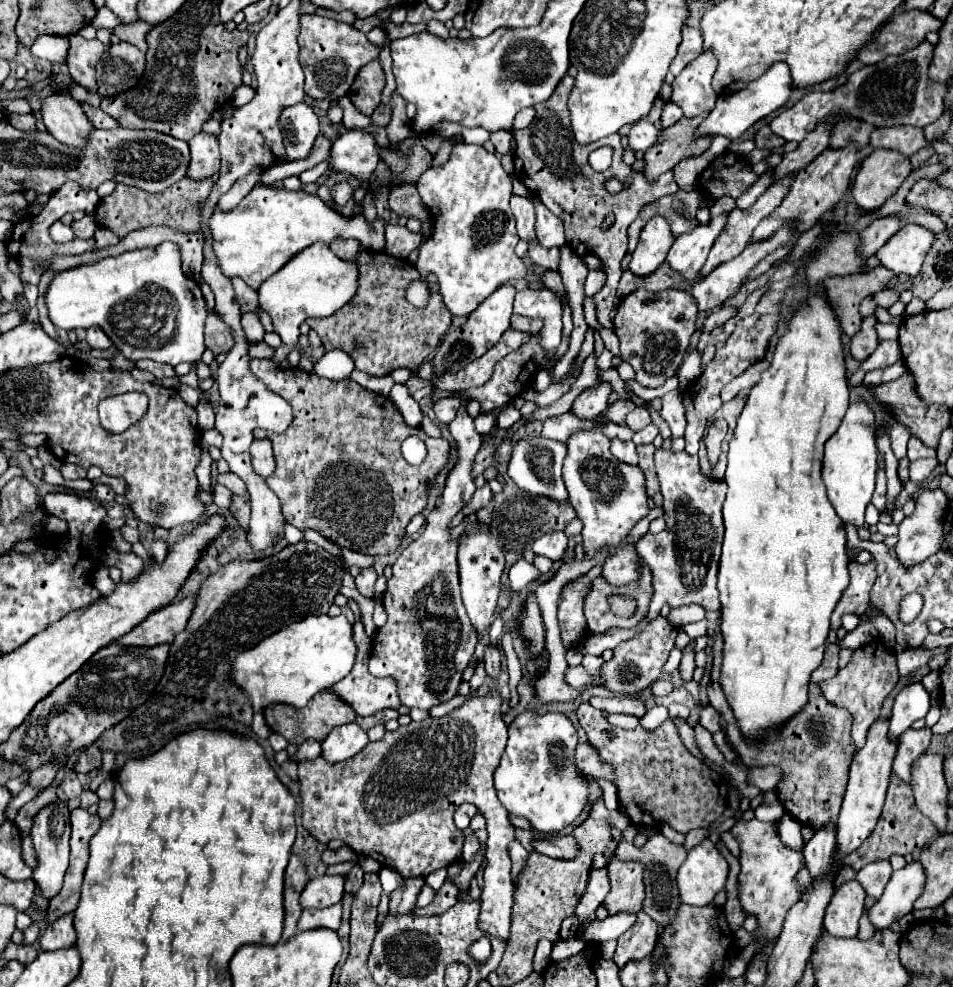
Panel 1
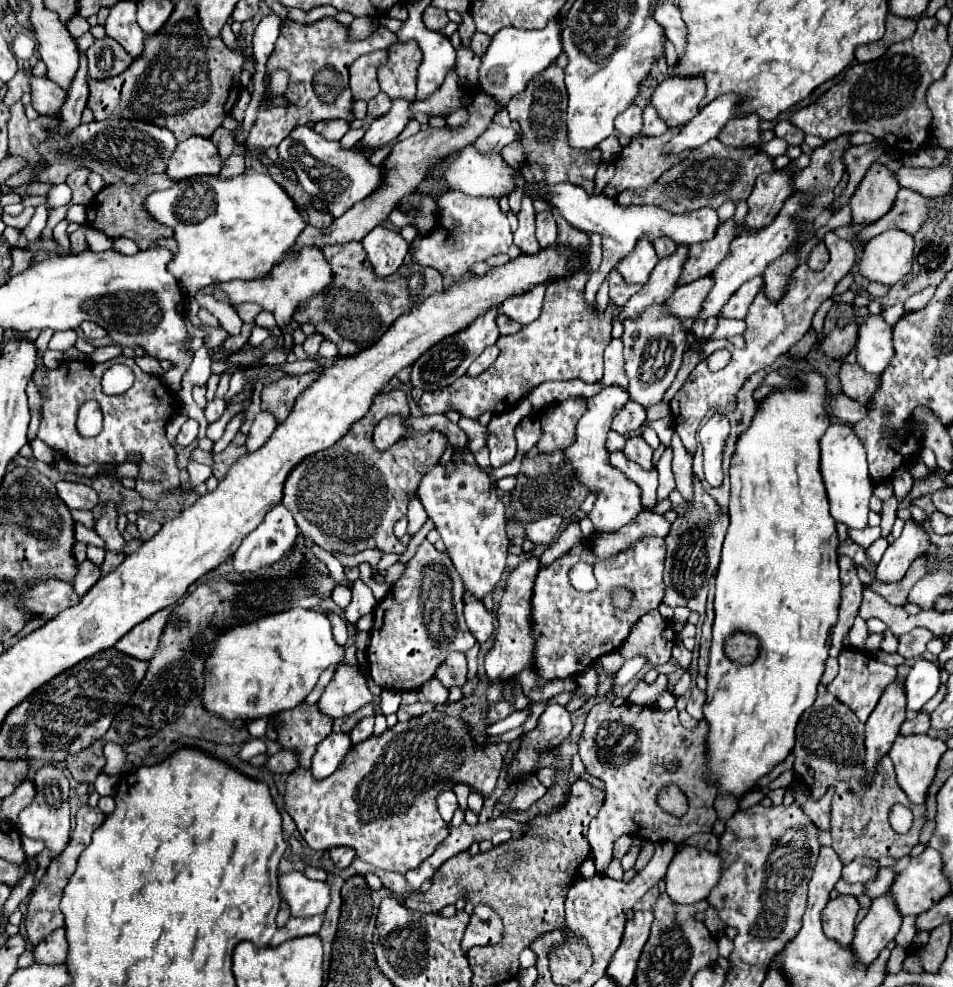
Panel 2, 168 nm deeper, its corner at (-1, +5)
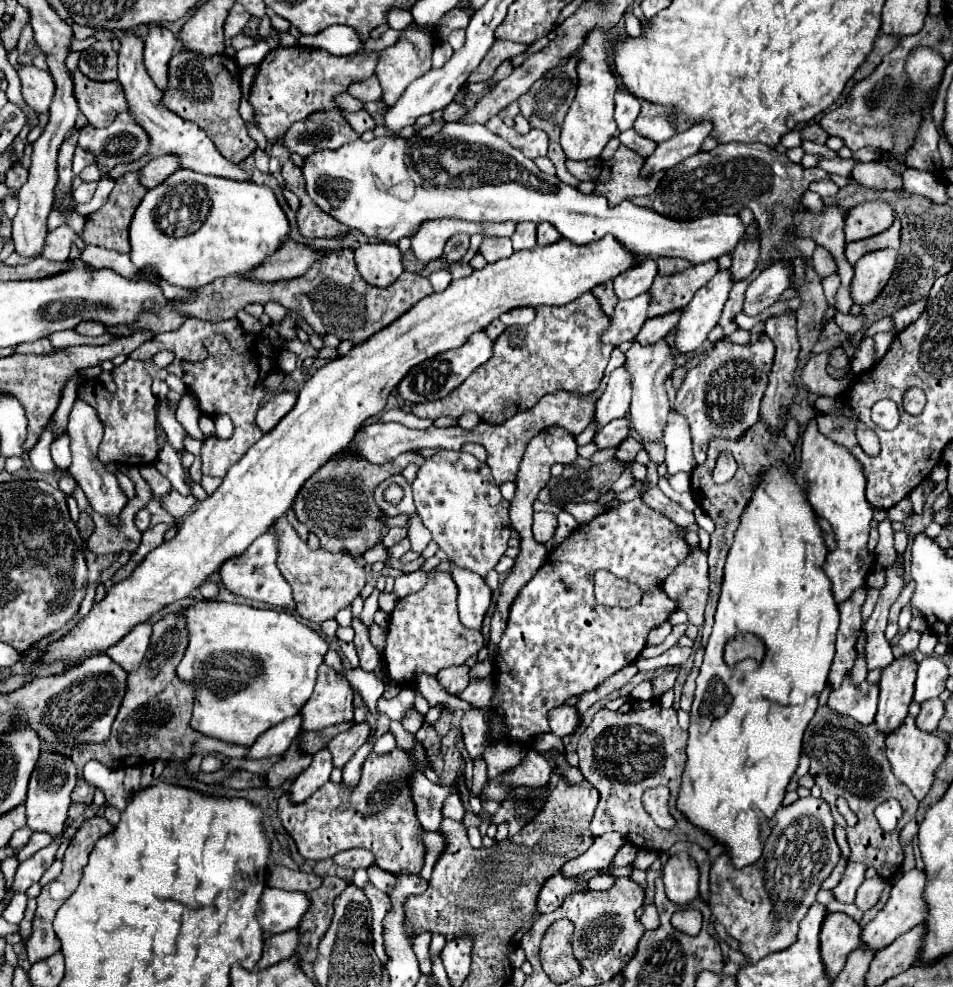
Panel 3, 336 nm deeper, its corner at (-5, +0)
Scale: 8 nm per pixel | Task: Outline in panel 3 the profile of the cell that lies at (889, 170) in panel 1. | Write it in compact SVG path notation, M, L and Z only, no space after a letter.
M864 202L852 208L846 216L846 242L864 240L888 230L894 222L894 212L886 202Z

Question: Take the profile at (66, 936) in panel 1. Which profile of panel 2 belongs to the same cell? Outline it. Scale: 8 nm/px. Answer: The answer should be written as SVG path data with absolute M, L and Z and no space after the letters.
M60 927L56 929L52 935L48 935L46 939L42 939L36 949L34 949L34 957L38 963L64 963L68 955L68 941L66 941L66 929Z

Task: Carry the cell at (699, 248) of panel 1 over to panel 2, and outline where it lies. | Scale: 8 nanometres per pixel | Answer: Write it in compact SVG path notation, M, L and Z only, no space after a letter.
M688 245L676 247L676 251L664 259L658 261L658 267L652 271L648 283L642 287L640 293L636 293L620 311L620 319L636 317L644 307L652 303L664 303L664 299L670 299L672 293L678 289L678 279L682 273L684 263L688 261Z

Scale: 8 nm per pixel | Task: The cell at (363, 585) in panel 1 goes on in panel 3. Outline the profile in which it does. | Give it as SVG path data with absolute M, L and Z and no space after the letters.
M354 620L352 628L356 632L354 646L356 646L356 652L358 652L358 658L360 658L360 668L366 670L366 672L372 672L376 668L376 664L380 662L380 654L370 644L370 640L368 640L368 628L360 620Z

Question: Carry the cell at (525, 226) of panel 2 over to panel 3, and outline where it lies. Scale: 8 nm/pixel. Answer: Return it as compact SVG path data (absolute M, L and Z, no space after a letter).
M524 222L524 224L516 224L516 230L512 234L512 244L514 250L530 250L536 246L536 224L532 222Z

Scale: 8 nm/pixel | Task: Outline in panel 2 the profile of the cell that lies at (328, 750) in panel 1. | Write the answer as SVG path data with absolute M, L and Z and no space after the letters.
M332 733L320 747L316 749L316 755L312 757L312 773L316 779L324 779L332 775L340 761L346 757L346 753L352 749L352 741L348 733Z

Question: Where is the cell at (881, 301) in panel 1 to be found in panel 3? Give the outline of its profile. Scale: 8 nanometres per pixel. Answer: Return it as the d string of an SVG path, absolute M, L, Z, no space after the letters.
M834 273L834 275L830 275L822 279L821 284L824 289L824 295L826 296L828 303L836 310L836 293L841 285L837 273Z

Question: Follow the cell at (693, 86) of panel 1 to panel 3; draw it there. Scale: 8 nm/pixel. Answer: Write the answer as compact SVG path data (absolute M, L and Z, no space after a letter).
M642 102L640 114L634 120L632 128L636 134L652 142L662 142L676 134L676 130L672 130L672 124L666 118L664 108L656 108L656 104L646 104L646 102Z

